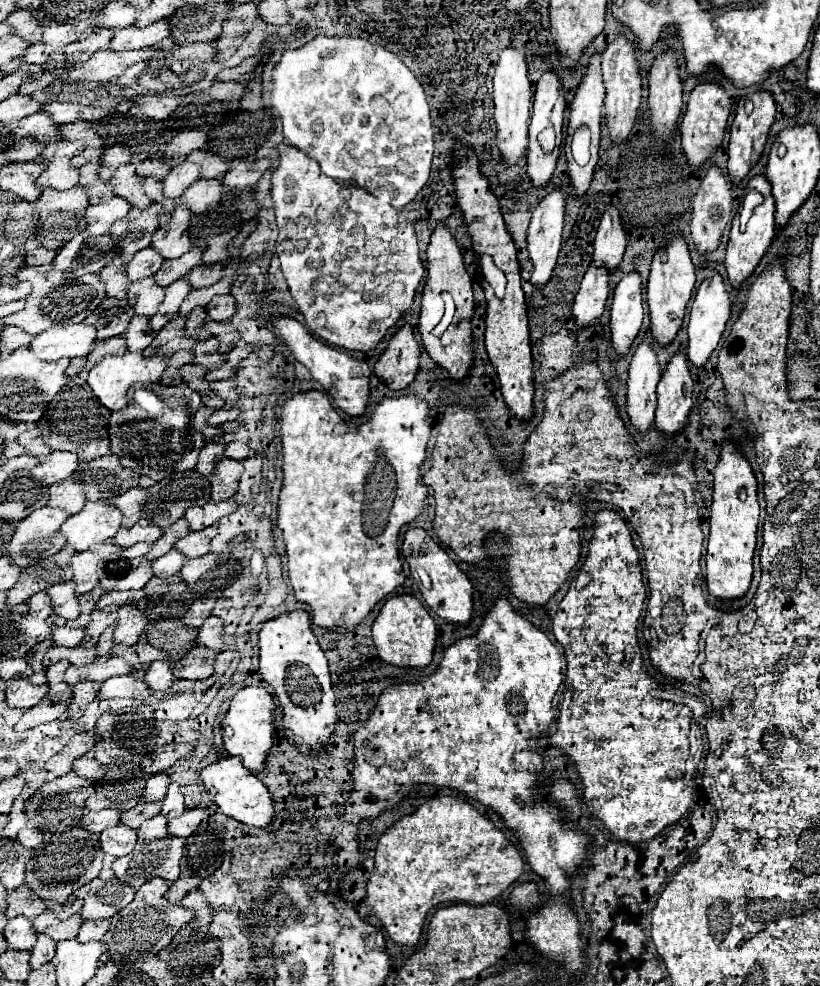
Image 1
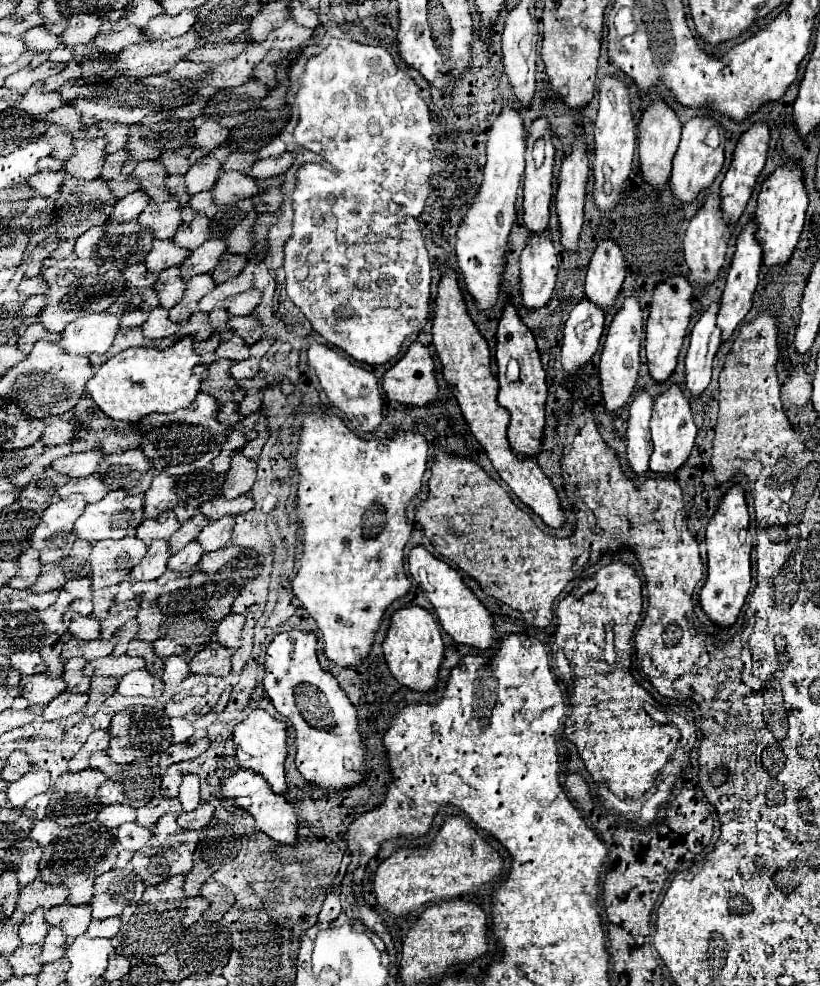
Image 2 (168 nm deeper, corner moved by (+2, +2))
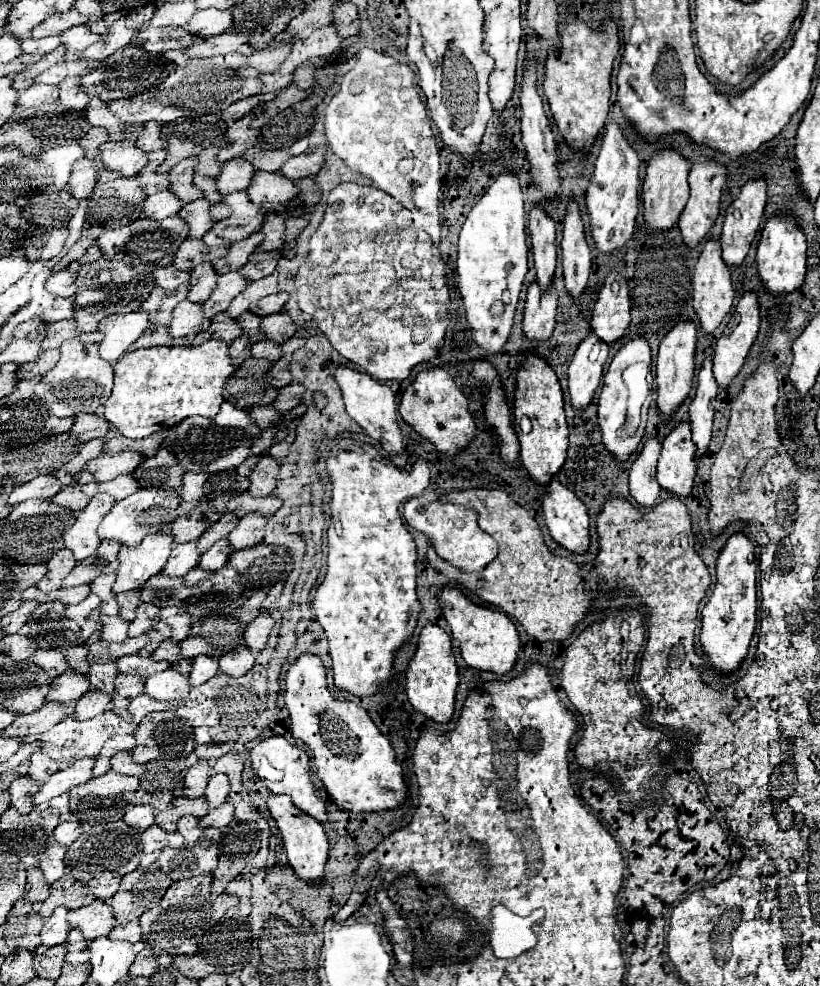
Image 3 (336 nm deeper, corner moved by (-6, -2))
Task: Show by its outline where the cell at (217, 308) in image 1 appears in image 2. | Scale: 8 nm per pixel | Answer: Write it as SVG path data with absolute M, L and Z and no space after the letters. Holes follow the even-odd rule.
M248 289L244 293L230 295L222 301L222 305L226 307L226 311L230 315L248 315L254 311L254 307L258 303L260 303L260 291L256 291L256 289Z

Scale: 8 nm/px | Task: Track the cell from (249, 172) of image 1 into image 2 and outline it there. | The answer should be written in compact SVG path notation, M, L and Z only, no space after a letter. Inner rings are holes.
M282 153L282 155L276 155L276 157L268 157L268 159L260 159L256 161L250 169L248 169L248 175L256 181L260 179L270 179L270 177L276 177L276 175L282 175L294 161L294 153Z

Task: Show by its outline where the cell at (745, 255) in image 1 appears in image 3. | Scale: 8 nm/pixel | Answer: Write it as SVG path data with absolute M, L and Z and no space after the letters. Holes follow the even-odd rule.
M746 293L734 309L730 323L726 325L722 337L714 347L714 379L720 389L728 391L732 379L744 365L744 359L750 353L750 347L758 335L760 313L758 313L758 295Z

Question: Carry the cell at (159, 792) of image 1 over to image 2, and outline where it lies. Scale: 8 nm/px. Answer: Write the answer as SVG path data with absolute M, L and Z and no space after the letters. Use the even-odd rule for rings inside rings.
M168 767L166 774L162 775L160 791L161 795L168 798L175 798L178 795L179 786L182 783L183 773L181 770L176 769L176 767Z

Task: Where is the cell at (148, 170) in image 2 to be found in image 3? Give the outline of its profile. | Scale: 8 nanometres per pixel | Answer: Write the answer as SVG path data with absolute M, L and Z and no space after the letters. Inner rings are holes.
M184 159L180 161L172 171L170 171L170 181L172 187L170 191L174 191L184 203L202 199L204 193L194 185L194 169L198 165L198 159Z

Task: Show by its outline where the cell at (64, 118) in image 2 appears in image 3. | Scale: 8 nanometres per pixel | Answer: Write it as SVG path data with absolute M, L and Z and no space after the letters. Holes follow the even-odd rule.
M93 97L90 107L84 111L84 117L91 126L102 127L110 133L122 131L125 124L113 115L107 108L107 103L98 97Z

